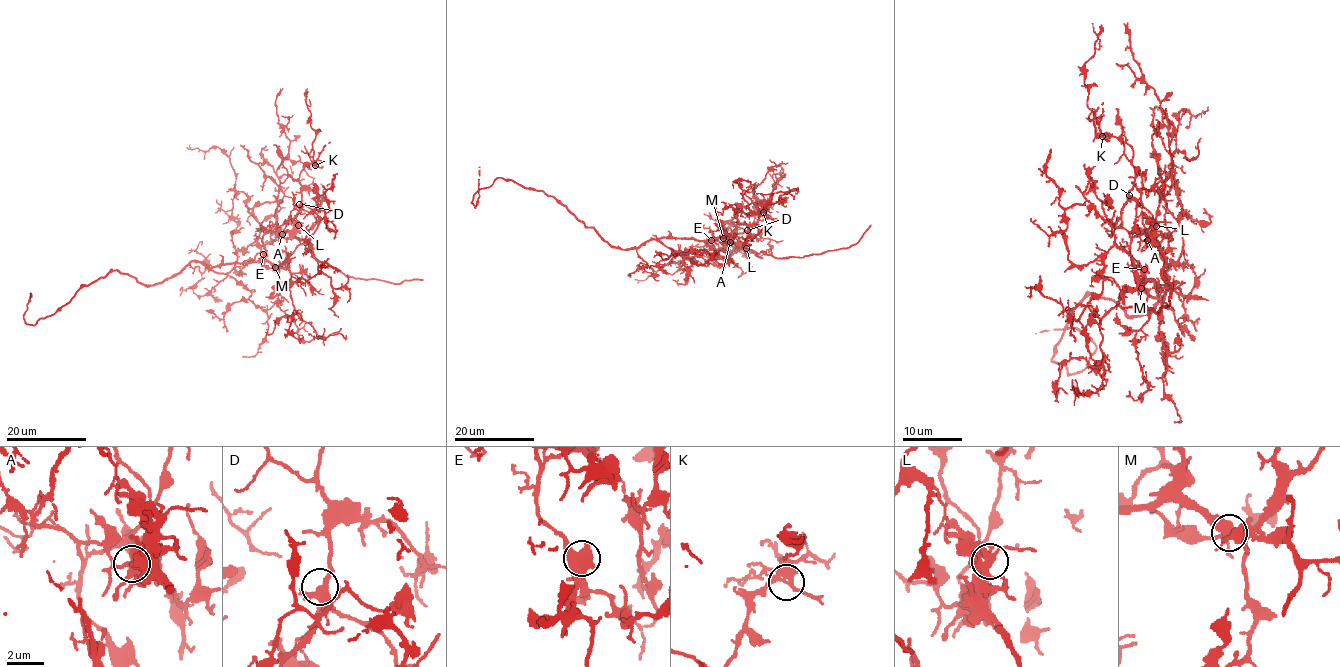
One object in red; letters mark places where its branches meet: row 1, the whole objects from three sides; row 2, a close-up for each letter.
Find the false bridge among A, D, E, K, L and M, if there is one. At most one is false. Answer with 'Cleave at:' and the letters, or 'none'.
Cleave at: A

